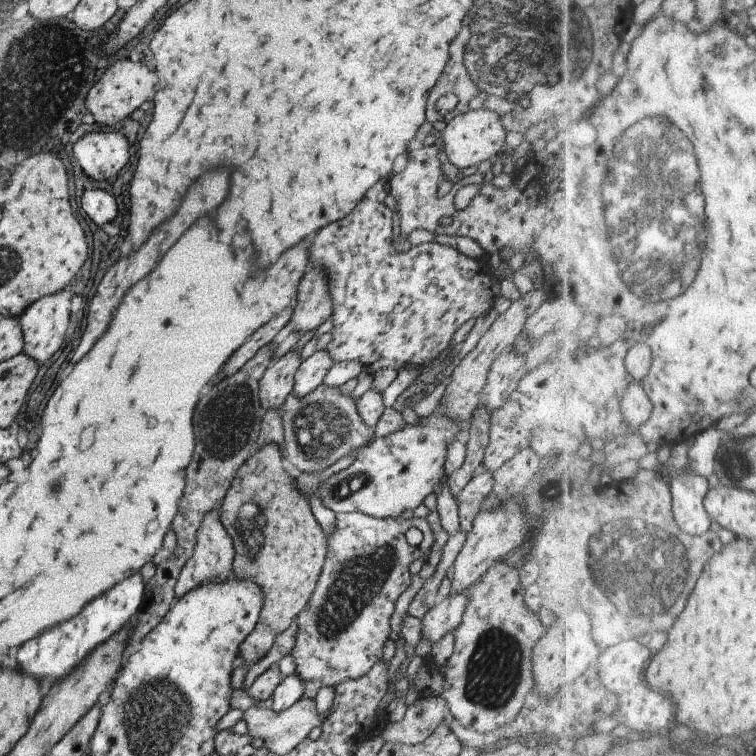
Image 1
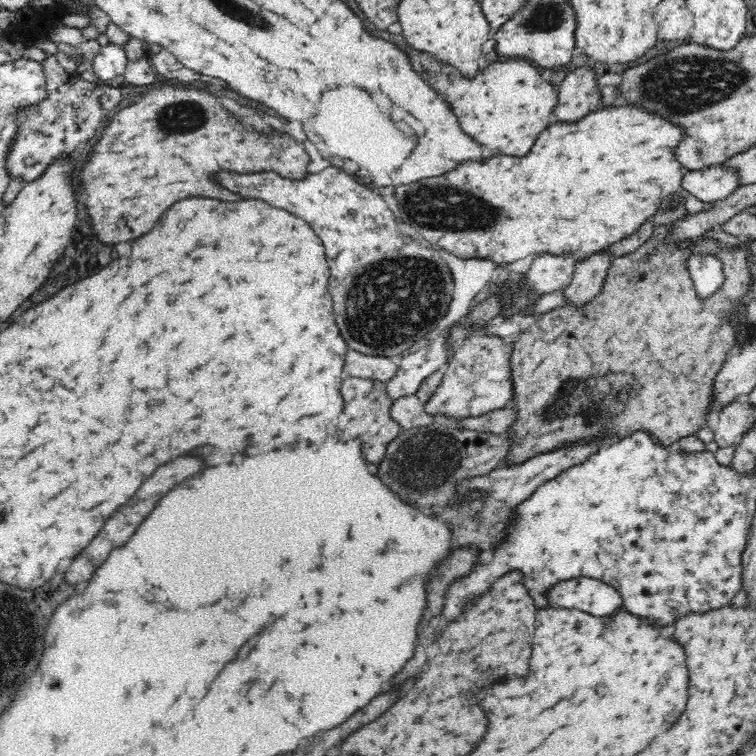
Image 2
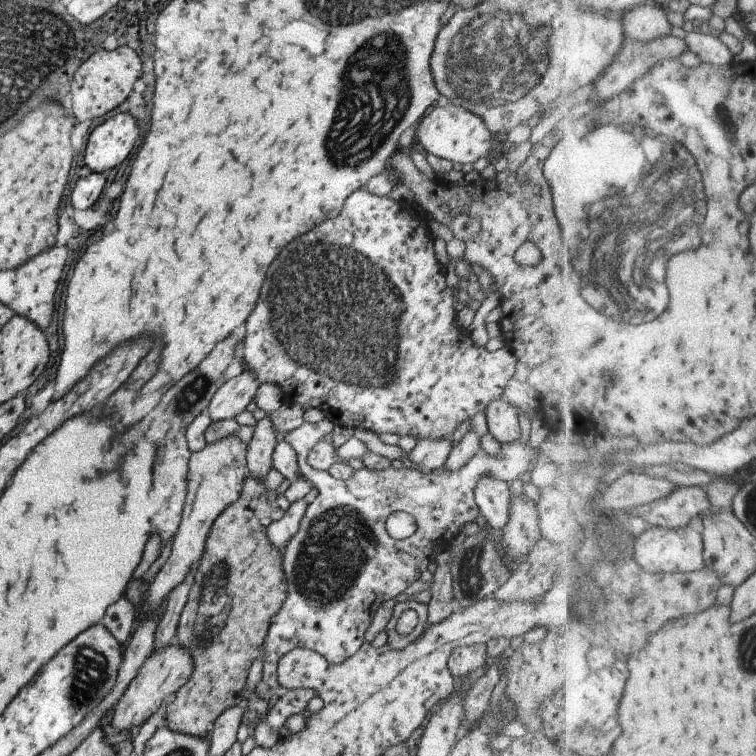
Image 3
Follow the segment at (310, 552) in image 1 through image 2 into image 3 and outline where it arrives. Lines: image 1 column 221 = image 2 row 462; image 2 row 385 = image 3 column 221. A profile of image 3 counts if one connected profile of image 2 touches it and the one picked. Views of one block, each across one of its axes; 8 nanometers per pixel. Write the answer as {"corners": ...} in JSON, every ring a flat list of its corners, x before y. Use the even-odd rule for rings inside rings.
{"corners":[[249,474,244,481,240,498,235,503,232,503,229,507,227,507,227,509,220,514,220,516,217,516,217,519,212,523,212,528,210,528,210,532,208,533,204,545,203,556,199,559,199,567,197,573,195,574,195,580,189,592,188,602,186,602,184,605,184,610,180,615,177,633,175,636,175,642,190,652,190,656,192,656,192,660,194,660,194,672,192,672,190,680,187,680,186,684,184,684,184,686,182,686,182,688,180,688,180,690,178,690,178,692,175,693,174,696,169,699,169,701,167,701,166,720,168,721,168,728,170,728,172,732,182,732,182,734,190,734,190,736,207,738,214,728,216,719,227,708,236,706,242,702,242,699,244,699,244,686,246,686,248,671,252,664,254,664,254,662,260,658,260,652,262,652,263,642,267,635,270,619,272,616,274,616,274,614,278,614,278,612,280,612,280,608,283,608,284,604,286,604,288,586,283,570,283,554,281,553,280,549,272,548,272,544,270,544,270,540,268,540,268,532,266,532,266,528,264,528,264,526,258,522,258,518,256,518,256,514,254,514,254,506,256,506,258,498,260,498,260,494,262,494,264,490,266,490,266,485,264,482,256,482,256,480,252,478,252,474],[227,603,230,603,230,610,228,610,228,614,224,616,222,613,220,613,220,610,221,606,226,605]]}

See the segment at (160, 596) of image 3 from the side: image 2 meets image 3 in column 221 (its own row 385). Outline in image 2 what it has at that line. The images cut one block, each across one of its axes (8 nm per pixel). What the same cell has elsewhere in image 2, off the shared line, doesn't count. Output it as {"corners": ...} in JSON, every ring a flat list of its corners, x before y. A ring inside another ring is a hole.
{"corners":[[470,334,452,350,444,376,436,392,428,403,424,403,427,414,441,415,450,419,478,417,492,410,505,408,514,401,514,383,512,383,512,343,506,343,500,337,486,334]]}

